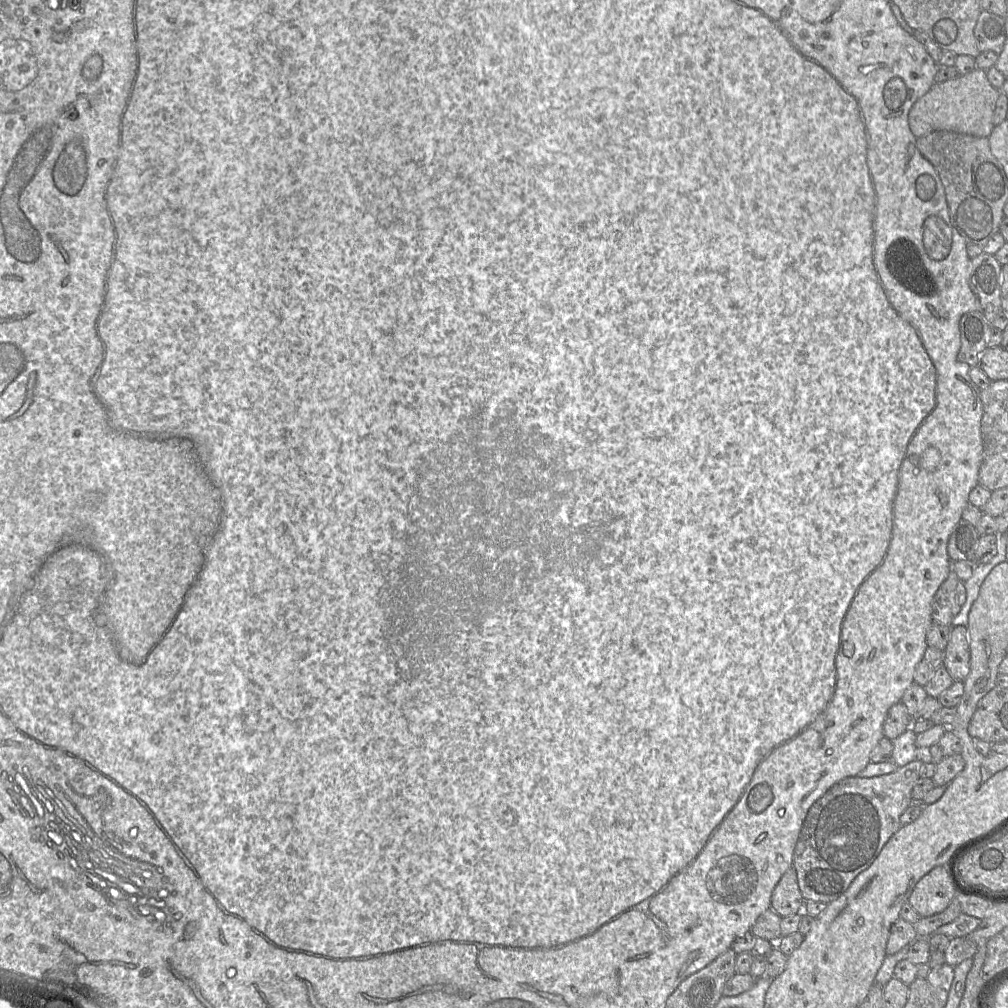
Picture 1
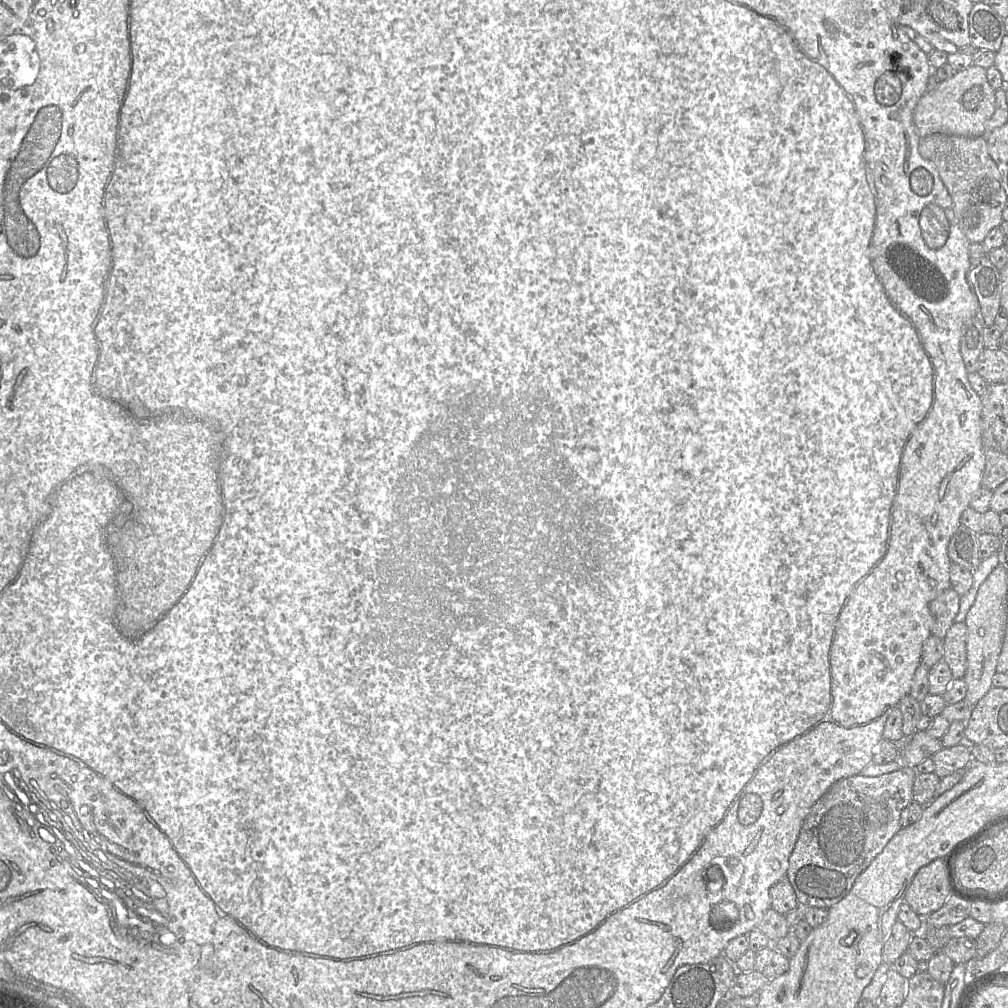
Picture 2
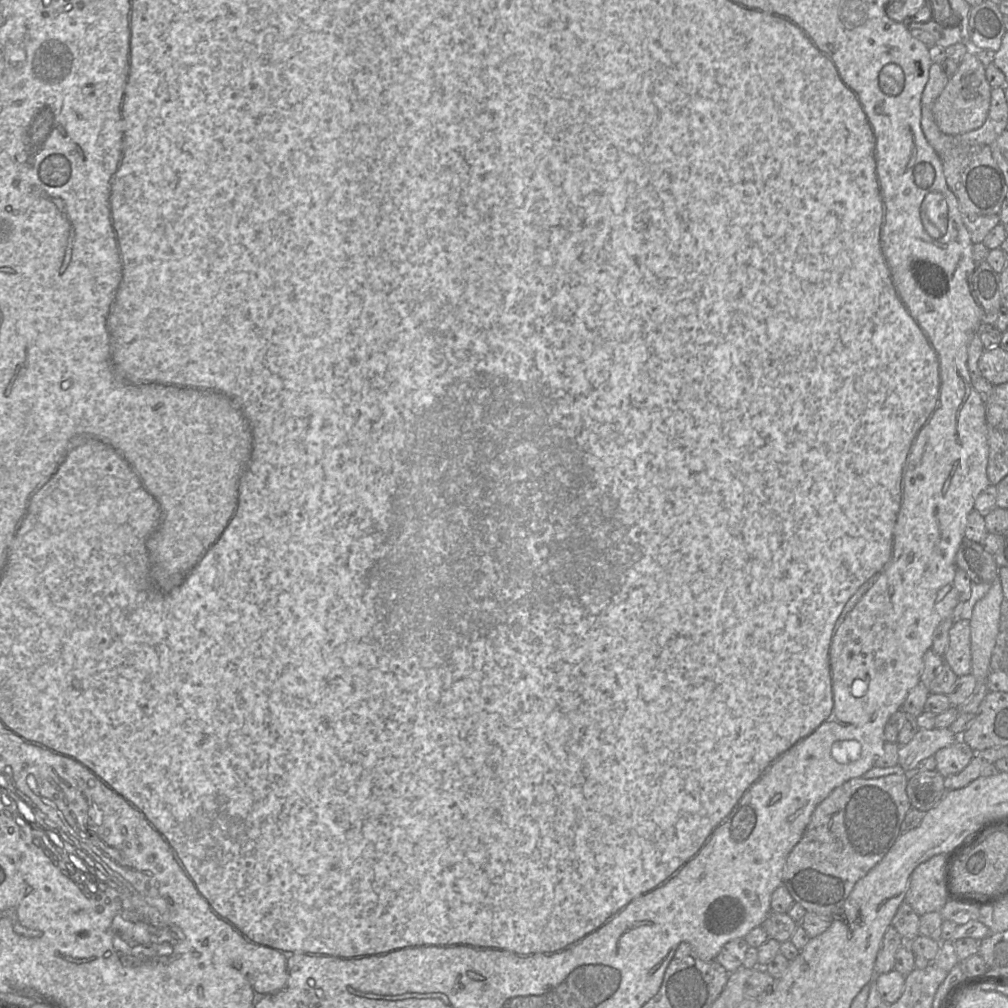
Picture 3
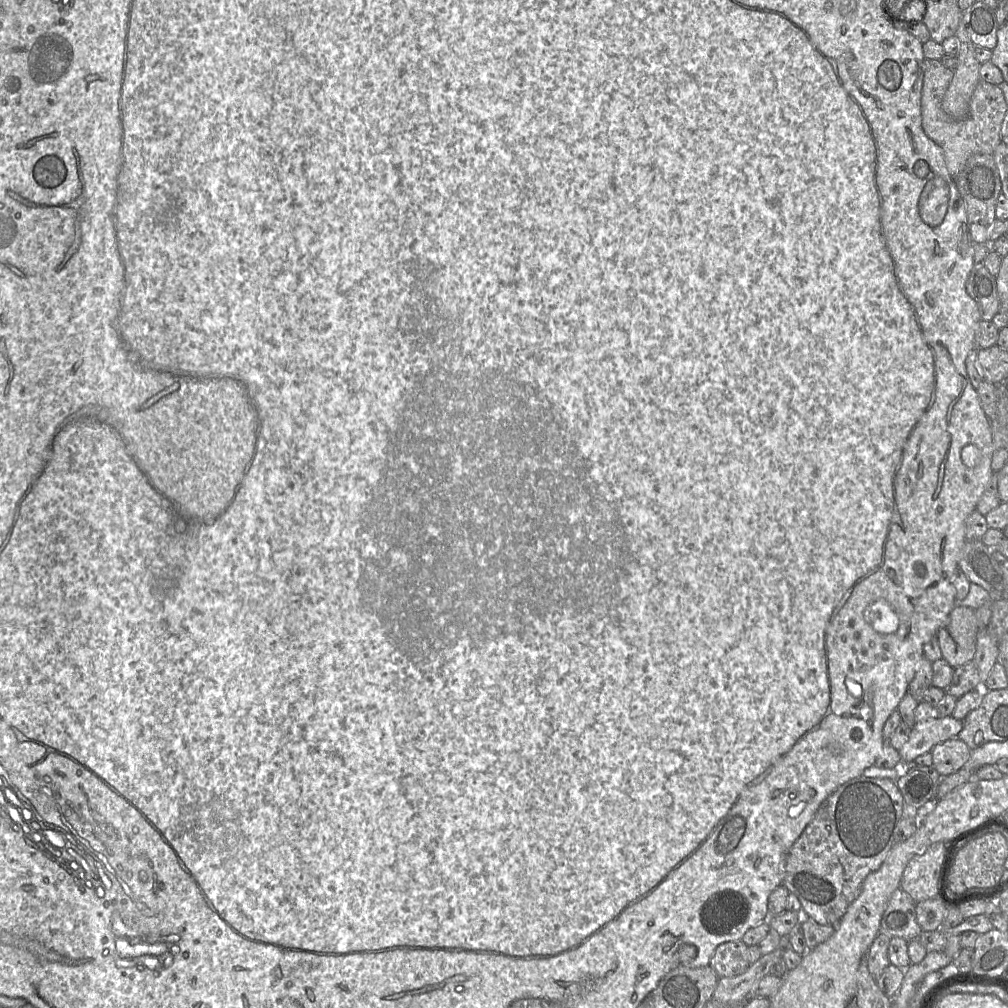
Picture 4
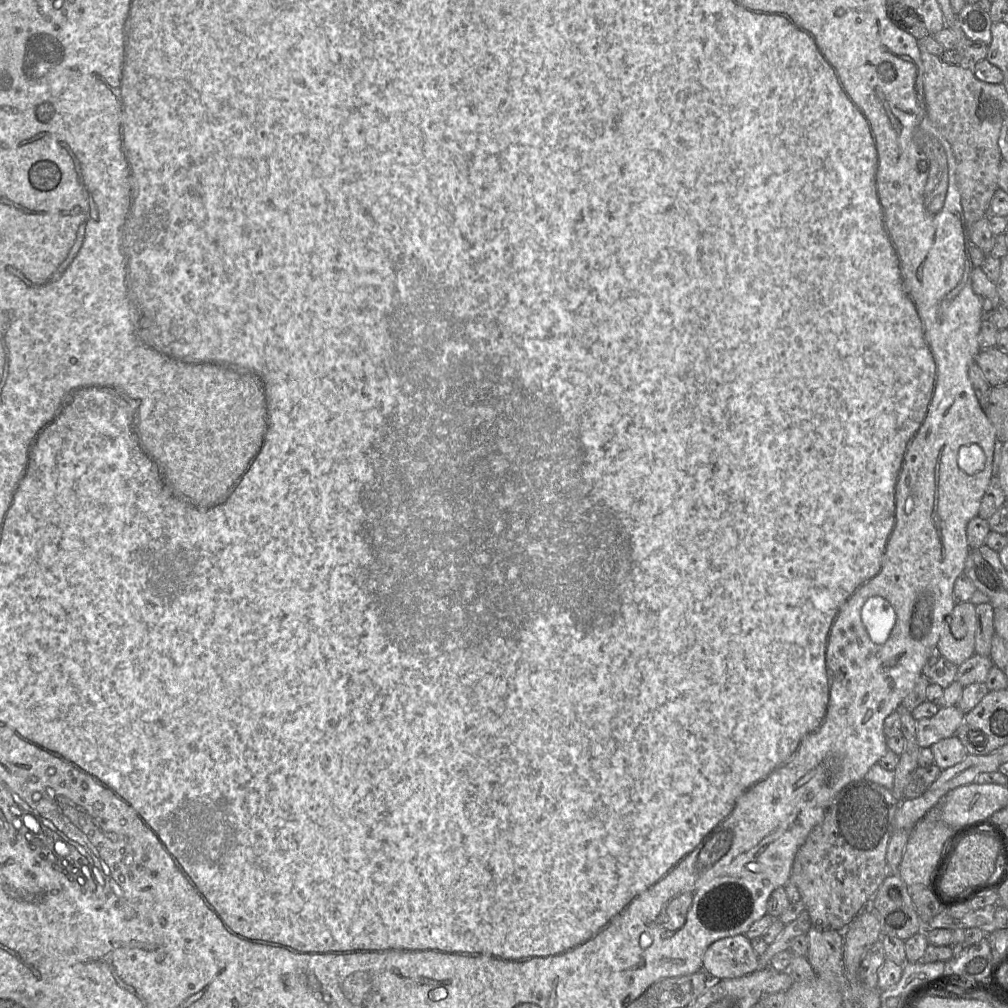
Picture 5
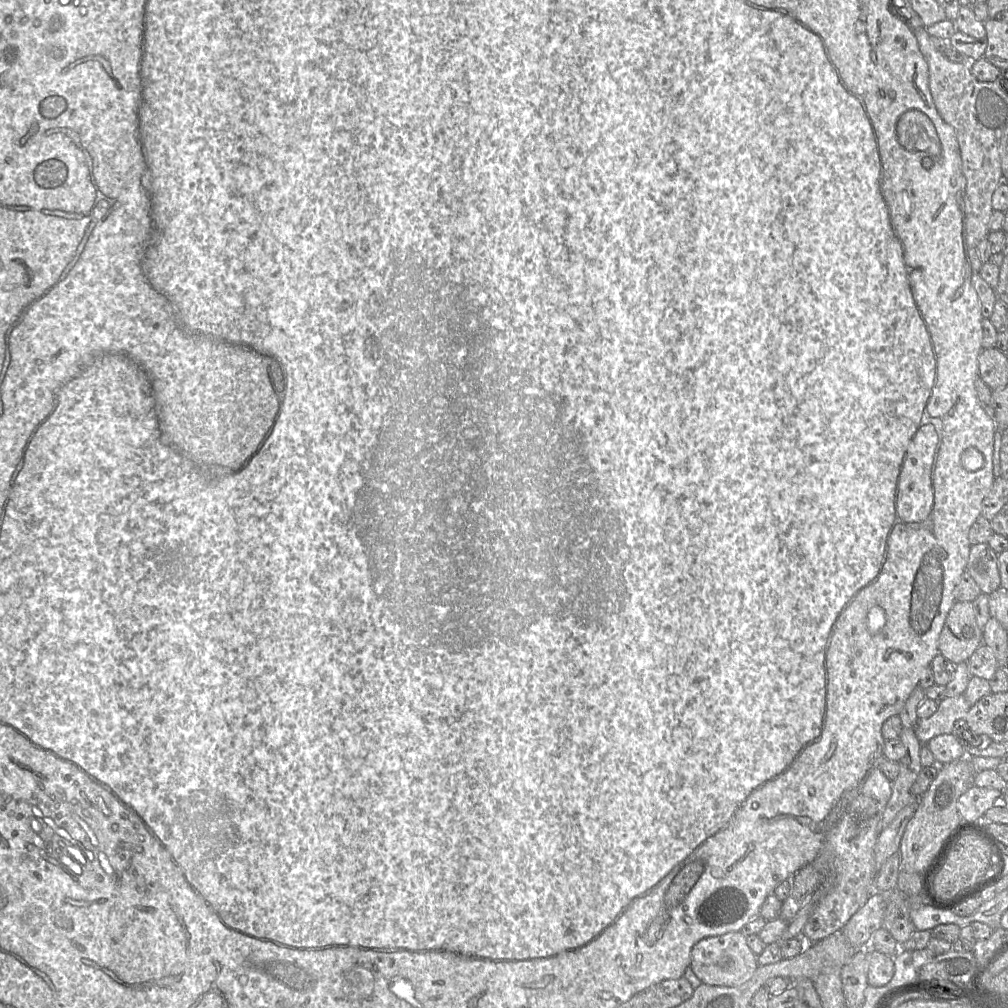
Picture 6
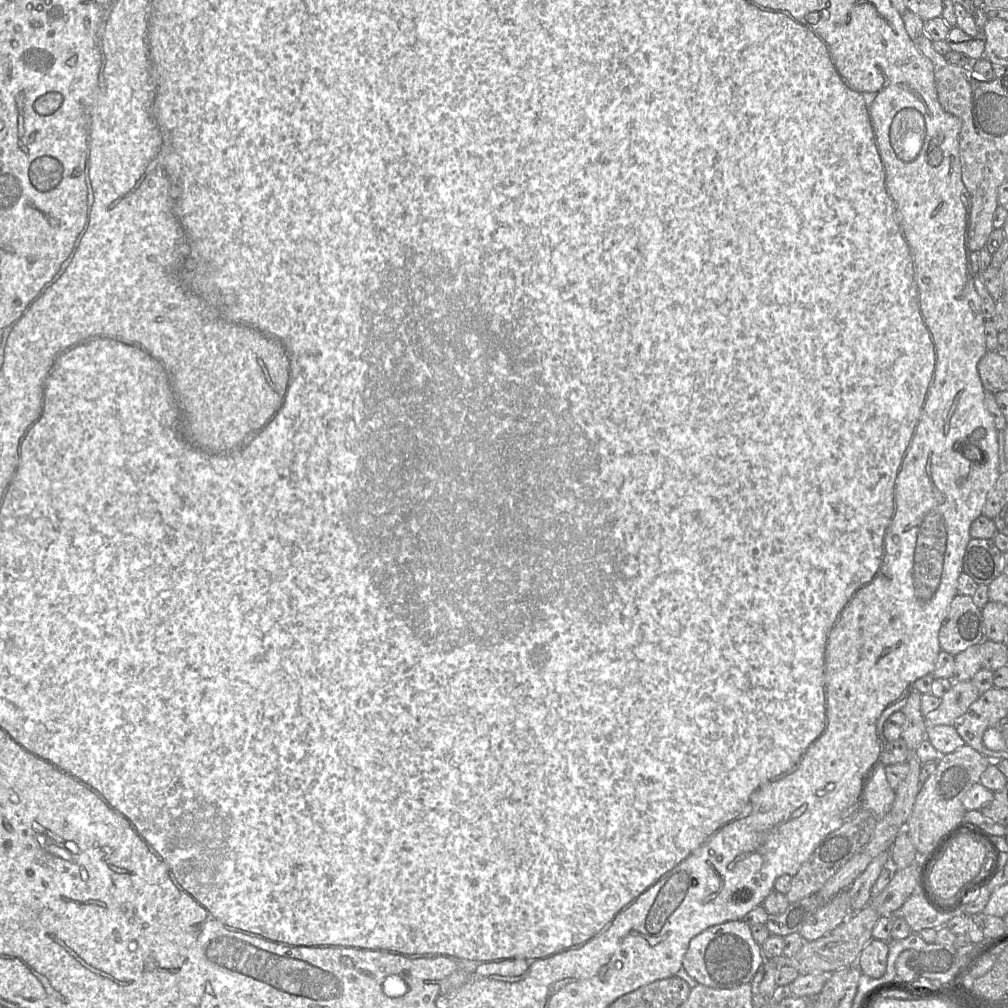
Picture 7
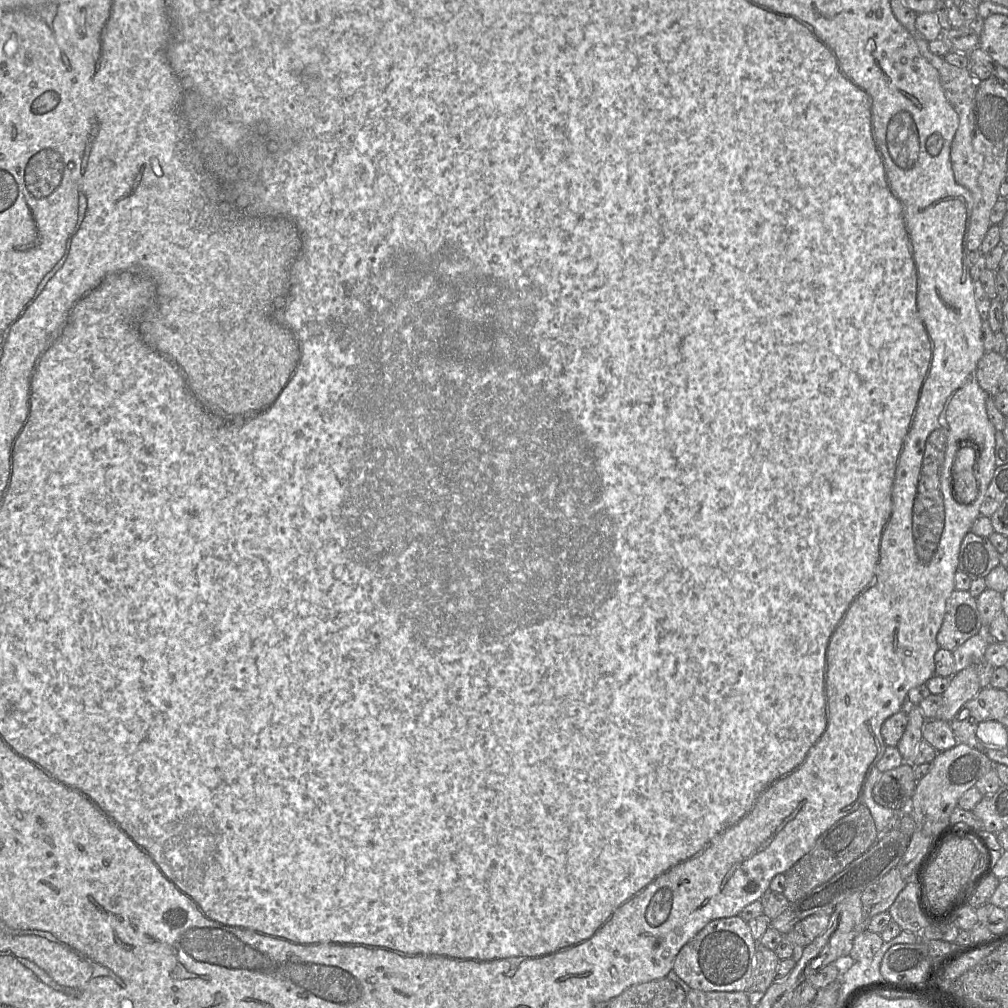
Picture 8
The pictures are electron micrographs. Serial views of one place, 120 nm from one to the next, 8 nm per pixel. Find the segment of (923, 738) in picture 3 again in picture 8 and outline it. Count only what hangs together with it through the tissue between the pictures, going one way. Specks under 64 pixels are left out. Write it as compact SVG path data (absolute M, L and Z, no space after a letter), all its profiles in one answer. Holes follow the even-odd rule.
M970 665L955 673L949 679L948 688L942 693L942 705L936 718L950 722L963 705L973 699L981 689L977 665Z

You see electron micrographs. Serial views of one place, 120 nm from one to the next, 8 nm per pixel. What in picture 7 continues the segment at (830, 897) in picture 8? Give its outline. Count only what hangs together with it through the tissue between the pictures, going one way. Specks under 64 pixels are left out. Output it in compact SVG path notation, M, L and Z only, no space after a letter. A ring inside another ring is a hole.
M811 895L795 903L777 915L769 915L766 922L770 935L788 936L799 933L805 922L825 903L819 895Z

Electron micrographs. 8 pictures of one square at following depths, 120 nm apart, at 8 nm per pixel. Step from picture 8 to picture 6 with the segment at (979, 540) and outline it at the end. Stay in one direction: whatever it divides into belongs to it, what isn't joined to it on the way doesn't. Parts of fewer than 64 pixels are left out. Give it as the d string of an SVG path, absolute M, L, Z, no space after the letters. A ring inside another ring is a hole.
M978 543L970 549L966 570L987 595L1001 587L998 555L989 543Z

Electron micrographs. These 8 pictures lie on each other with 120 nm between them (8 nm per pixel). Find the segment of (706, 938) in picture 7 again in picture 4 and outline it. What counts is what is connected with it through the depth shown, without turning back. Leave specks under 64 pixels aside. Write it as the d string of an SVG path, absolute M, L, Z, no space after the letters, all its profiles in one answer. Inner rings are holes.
M741 939L720 944L709 963L719 978L741 975L750 965L748 946Z

